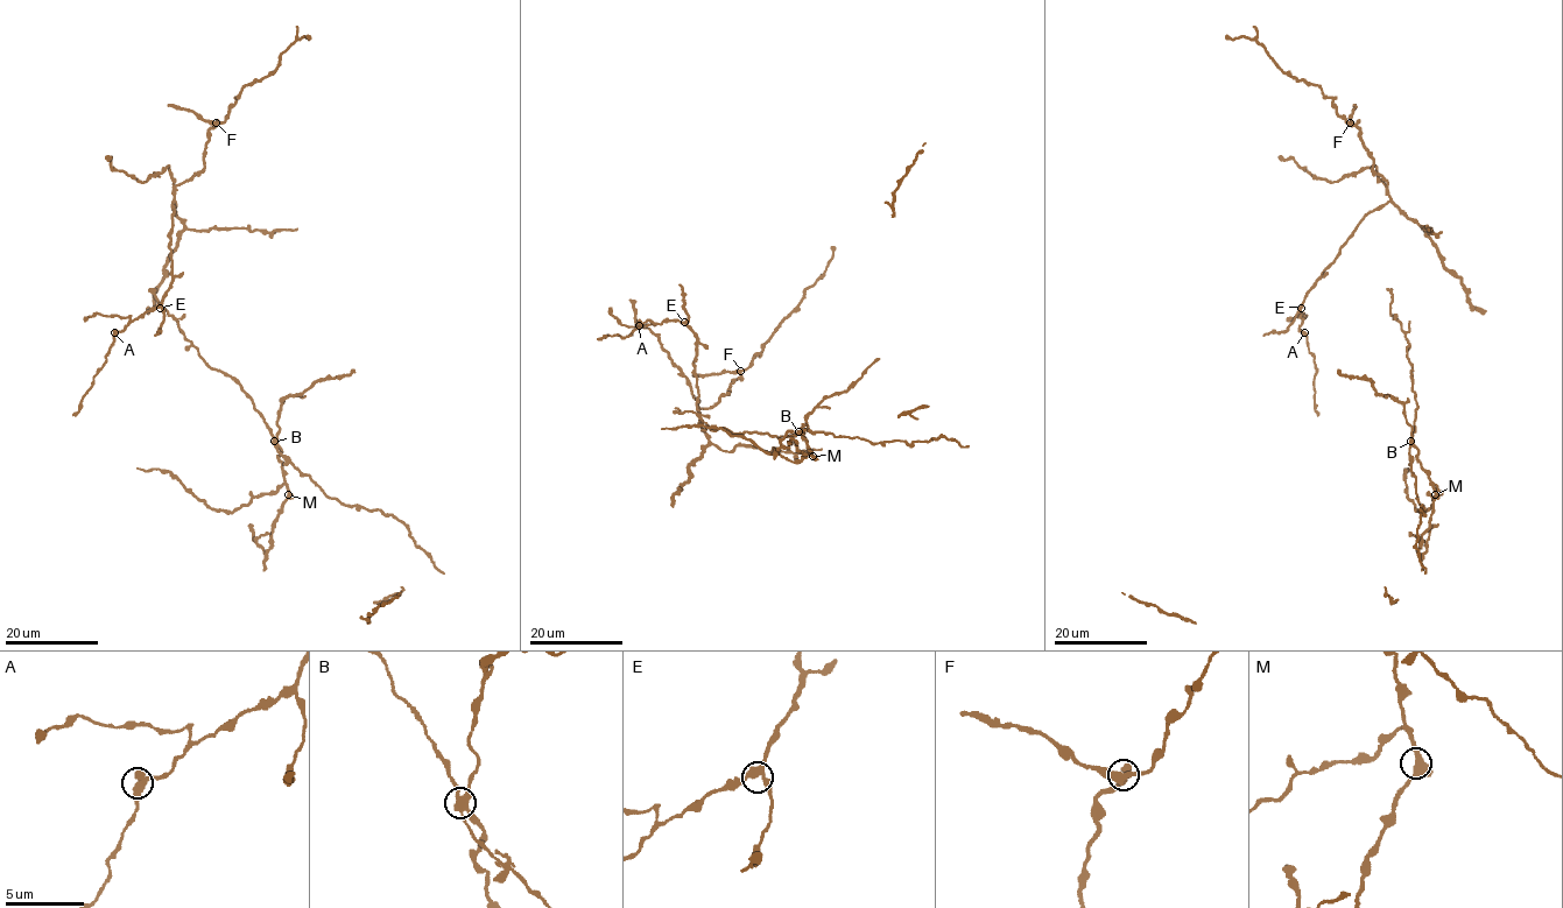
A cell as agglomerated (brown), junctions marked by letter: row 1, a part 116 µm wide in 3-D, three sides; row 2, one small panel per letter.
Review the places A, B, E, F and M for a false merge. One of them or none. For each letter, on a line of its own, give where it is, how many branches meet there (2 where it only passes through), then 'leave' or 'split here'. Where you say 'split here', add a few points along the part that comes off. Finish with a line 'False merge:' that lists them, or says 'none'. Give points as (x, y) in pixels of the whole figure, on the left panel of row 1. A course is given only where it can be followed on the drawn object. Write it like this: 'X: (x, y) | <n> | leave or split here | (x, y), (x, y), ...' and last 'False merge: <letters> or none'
A: (114, 332) | 3 | leave
B: (274, 441) | 4 | split here | (274, 441), (274, 447), (328, 497), (370, 511), (379, 509), (400, 520), (410, 537), (443, 572)
E: (160, 308) | 3 | leave
F: (216, 122) | 3 | leave
M: (288, 494) | 4 | leave
False merge: B

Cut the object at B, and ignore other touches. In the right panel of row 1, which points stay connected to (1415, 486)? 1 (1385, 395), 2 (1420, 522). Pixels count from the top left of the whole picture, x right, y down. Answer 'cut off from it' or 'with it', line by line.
1: cut off from it
2: with it

